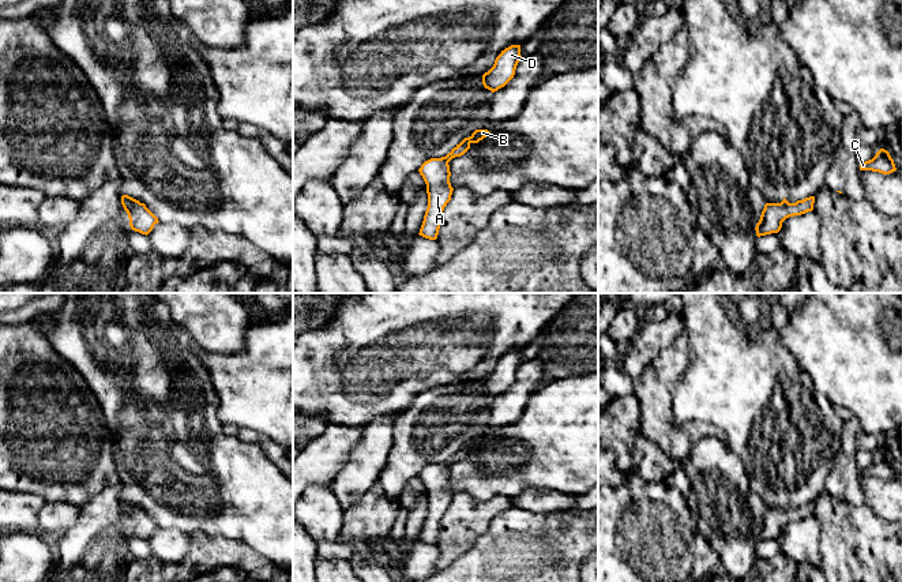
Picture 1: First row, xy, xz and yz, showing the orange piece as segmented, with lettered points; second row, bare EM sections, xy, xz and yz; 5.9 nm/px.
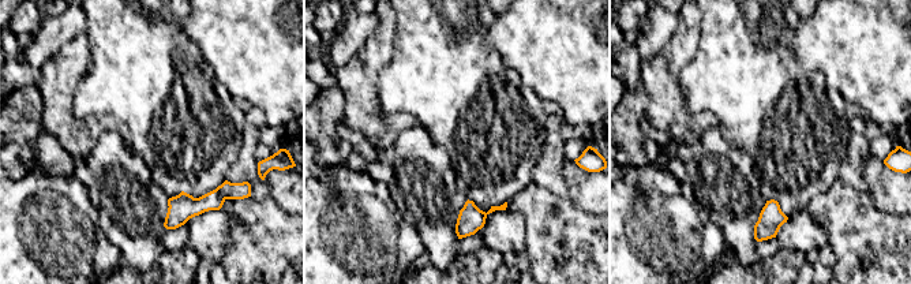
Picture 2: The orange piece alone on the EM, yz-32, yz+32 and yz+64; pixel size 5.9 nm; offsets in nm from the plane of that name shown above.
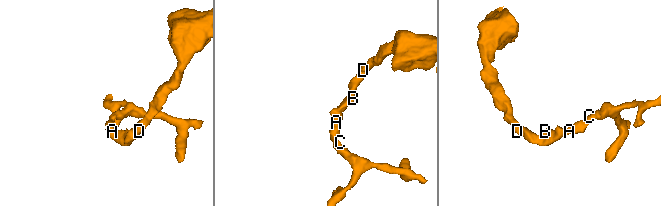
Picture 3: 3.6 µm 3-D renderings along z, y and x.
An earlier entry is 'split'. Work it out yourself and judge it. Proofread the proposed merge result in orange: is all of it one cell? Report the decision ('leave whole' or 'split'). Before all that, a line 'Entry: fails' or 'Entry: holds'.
Entry: fails
leave whole

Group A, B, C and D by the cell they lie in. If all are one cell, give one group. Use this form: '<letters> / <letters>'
A B C D

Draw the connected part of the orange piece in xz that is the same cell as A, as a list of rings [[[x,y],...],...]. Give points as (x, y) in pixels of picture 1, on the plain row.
[[[476,435],[469,443],[465,443],[456,450],[446,462],[431,463],[425,466],[418,474],[426,489],[428,512],[420,534],[420,541],[436,545],[440,534],[440,523],[444,512],[451,506],[454,493],[450,488],[450,470],[448,468],[463,461],[471,448],[478,448],[484,443],[491,442],[488,435]]]

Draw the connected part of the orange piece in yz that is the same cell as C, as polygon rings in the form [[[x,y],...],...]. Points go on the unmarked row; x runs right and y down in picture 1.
[[[880,454],[872,465],[860,469],[860,476],[872,476],[890,480],[895,477],[897,473],[890,458],[884,454]]]

